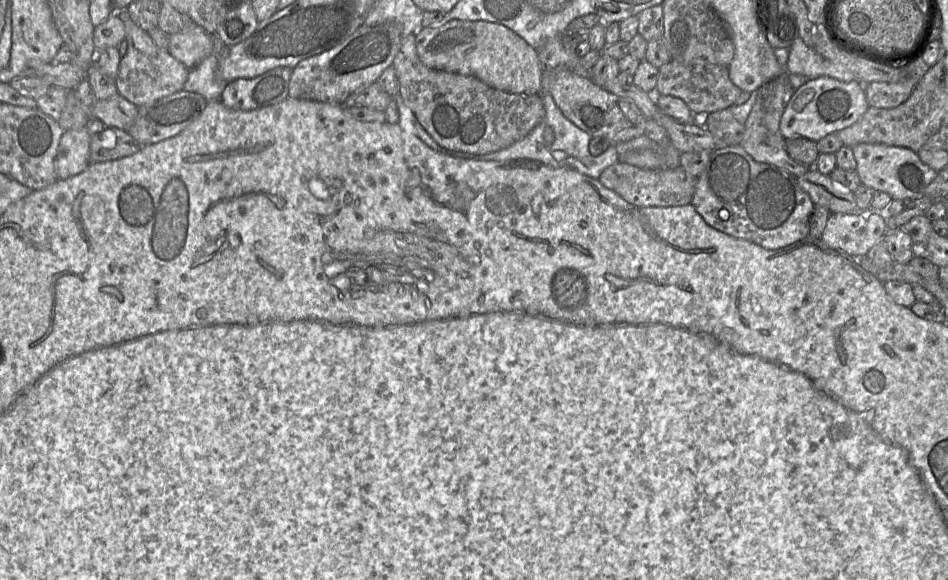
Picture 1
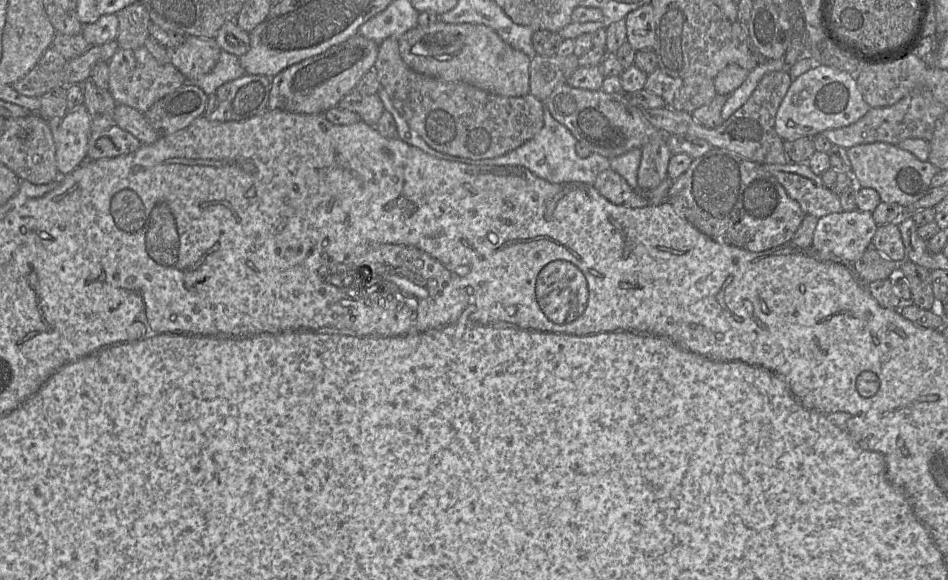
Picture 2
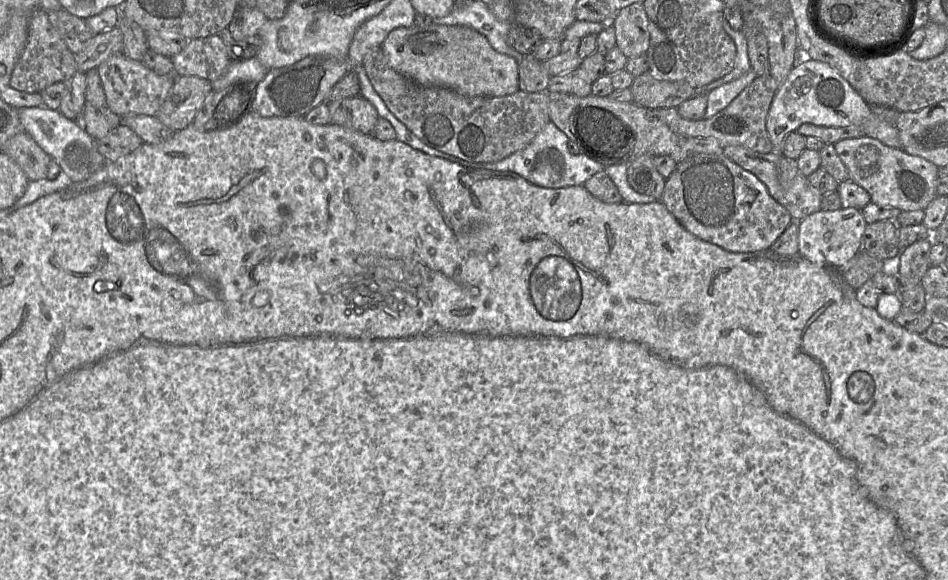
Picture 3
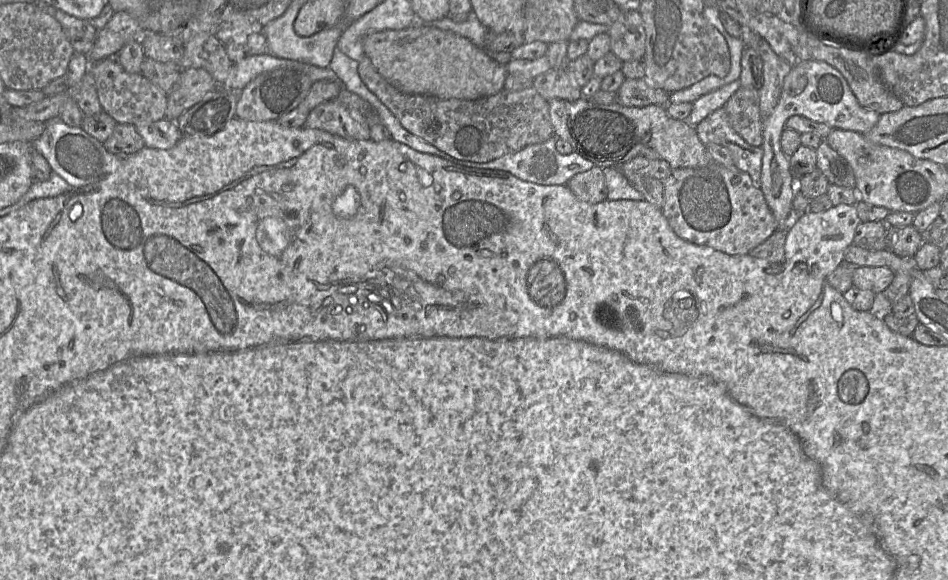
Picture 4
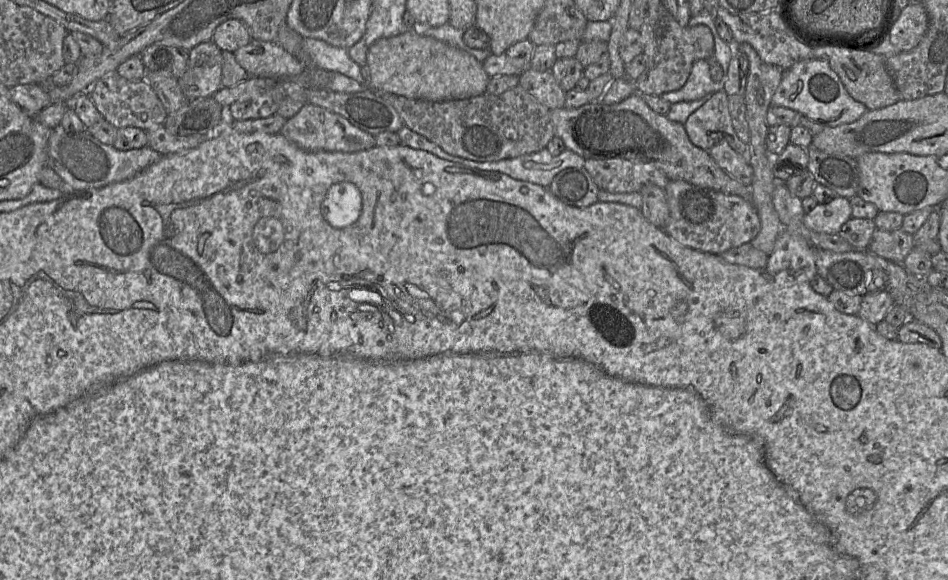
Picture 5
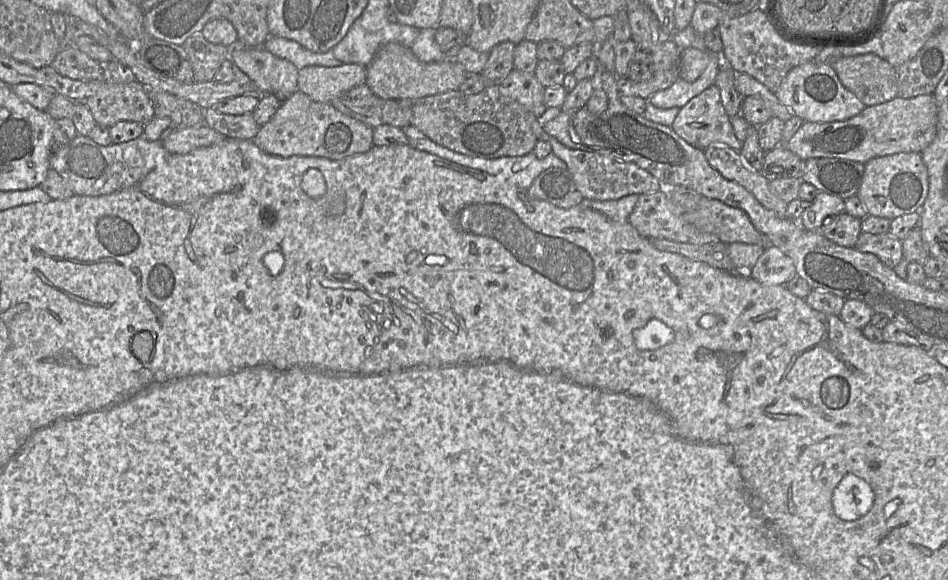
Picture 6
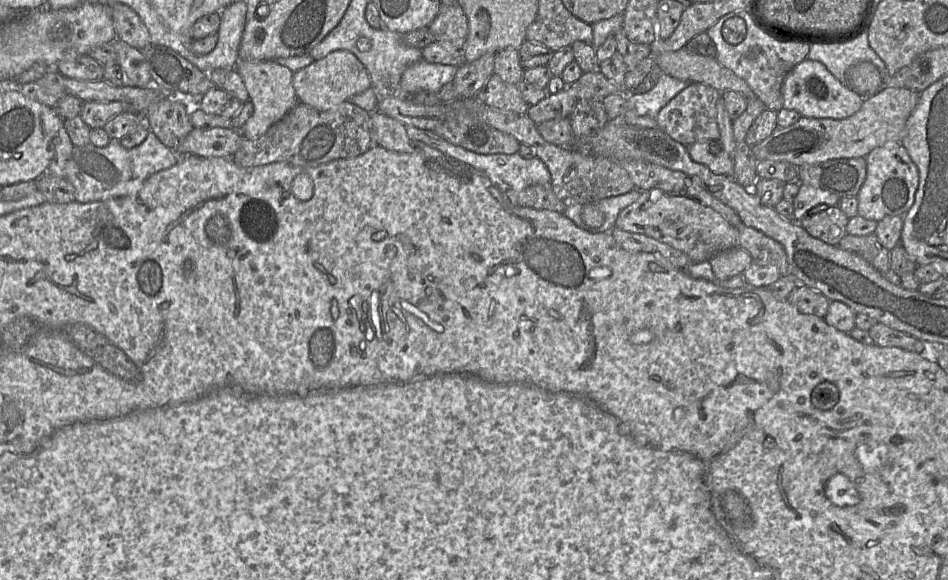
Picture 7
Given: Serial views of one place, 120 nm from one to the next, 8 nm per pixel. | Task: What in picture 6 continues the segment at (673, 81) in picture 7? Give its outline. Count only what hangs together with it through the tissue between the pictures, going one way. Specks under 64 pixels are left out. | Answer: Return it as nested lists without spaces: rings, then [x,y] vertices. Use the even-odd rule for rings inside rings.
[[[710,53],[710,62],[702,75],[693,82],[678,79],[669,88],[655,92],[647,98],[657,108],[681,108],[692,98],[715,84],[717,75],[722,68],[721,55]]]

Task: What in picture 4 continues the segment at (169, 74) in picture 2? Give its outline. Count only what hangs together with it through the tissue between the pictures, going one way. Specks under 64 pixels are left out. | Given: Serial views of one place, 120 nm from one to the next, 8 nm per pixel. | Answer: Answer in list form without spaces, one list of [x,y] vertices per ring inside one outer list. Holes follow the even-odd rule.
[[[115,57],[90,65],[102,110],[117,124],[149,124],[165,119],[167,94],[148,81],[141,73],[127,73]]]

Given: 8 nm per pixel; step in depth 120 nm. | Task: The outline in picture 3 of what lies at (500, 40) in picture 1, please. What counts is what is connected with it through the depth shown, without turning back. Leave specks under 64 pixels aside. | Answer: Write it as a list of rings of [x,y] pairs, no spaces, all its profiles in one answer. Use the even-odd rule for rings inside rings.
[[[414,25],[392,30],[381,44],[388,64],[395,71],[422,86],[436,86],[452,89],[462,95],[506,96],[519,89],[519,63],[514,58],[496,52],[485,36],[466,26]]]

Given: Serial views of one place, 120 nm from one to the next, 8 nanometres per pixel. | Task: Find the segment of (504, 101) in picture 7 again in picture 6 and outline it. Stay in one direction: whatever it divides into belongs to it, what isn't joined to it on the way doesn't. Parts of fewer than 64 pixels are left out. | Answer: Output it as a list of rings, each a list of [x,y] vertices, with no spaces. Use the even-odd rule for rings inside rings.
[[[513,70],[494,84],[498,84],[503,95],[511,97],[538,118],[548,109],[544,103],[545,87],[533,73]]]

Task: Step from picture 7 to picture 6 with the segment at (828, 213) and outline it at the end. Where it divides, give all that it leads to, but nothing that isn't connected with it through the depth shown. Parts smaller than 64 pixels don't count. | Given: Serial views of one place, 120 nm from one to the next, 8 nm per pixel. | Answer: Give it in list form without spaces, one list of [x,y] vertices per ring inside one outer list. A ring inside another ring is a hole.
[[[840,213],[827,218],[819,232],[834,243],[844,247],[854,247],[861,231],[861,219]]]

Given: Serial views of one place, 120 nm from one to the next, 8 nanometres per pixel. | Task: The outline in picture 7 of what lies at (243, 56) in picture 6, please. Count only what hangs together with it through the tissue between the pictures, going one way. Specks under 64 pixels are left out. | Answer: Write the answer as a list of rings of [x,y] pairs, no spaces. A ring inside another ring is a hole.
[[[239,60],[234,68],[242,77],[249,101],[253,104],[253,113],[244,124],[241,133],[244,138],[254,140],[265,134],[297,105],[298,97],[293,87],[294,73],[274,60]]]

